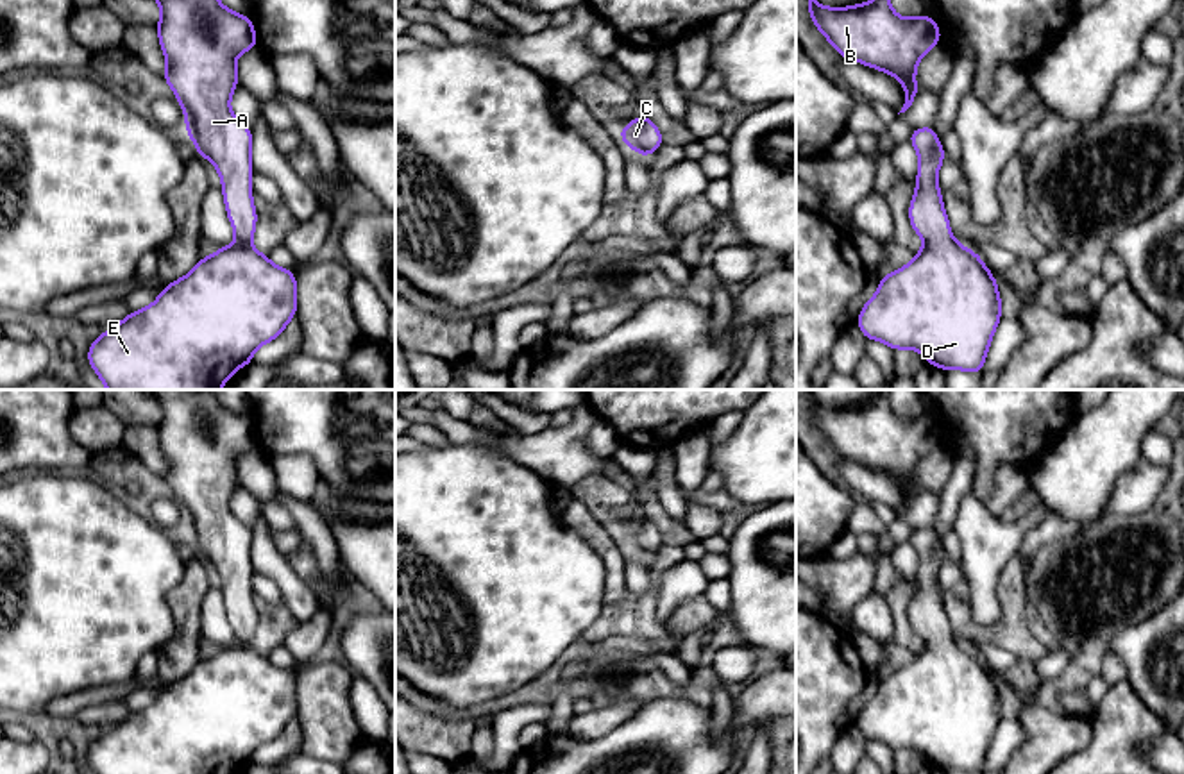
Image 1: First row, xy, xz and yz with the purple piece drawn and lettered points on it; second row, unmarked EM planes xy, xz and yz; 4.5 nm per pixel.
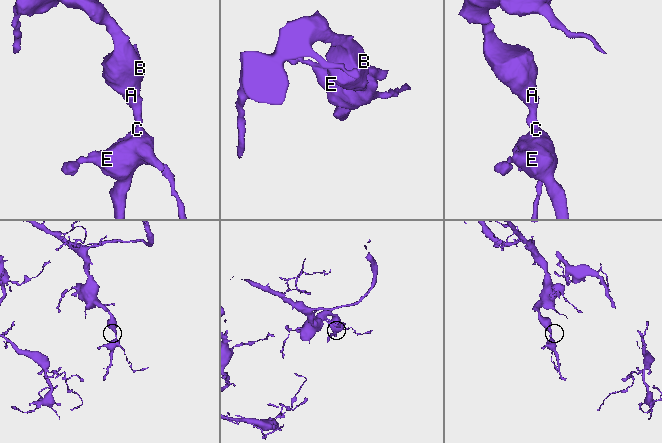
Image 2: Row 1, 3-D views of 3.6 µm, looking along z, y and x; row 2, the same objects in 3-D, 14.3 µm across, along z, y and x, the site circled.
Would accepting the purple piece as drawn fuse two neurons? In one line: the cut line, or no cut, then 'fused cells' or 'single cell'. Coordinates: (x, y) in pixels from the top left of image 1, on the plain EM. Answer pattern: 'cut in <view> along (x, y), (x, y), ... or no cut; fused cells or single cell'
no cut; single cell

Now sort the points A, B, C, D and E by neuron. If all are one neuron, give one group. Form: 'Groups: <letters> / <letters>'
Groups: A B C D E

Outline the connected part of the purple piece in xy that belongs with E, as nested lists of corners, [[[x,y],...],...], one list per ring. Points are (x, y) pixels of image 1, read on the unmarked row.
[[[148,390],[159,404],[161,418],[156,425],[161,450],[166,458],[163,481],[172,488],[184,511],[184,531],[190,534],[200,558],[213,563],[222,577],[224,604],[236,642],[202,658],[190,674],[166,685],[156,702],[141,711],[131,711],[125,720],[107,728],[88,749],[88,761],[95,774],[234,774],[252,763],[254,753],[283,735],[297,715],[297,681],[293,670],[272,663],[250,644],[256,633],[258,613],[252,602],[252,531],[231,513],[233,492],[240,486],[236,458],[258,449],[250,416],[222,406],[215,390]]]

